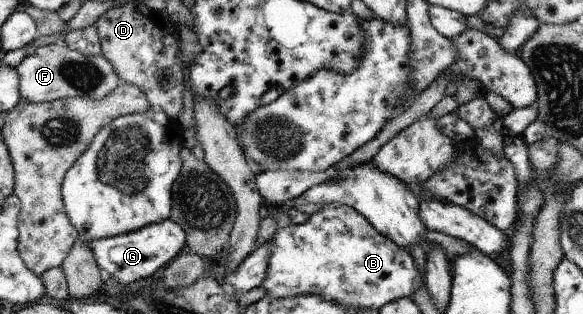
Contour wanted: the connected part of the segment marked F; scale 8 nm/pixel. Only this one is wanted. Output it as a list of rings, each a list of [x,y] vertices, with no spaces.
[[[57,44],[36,48],[32,55],[16,66],[16,71],[20,75],[21,97],[32,102],[51,102],[77,95],[100,101],[115,92],[121,84],[115,67],[104,55],[87,55]]]

